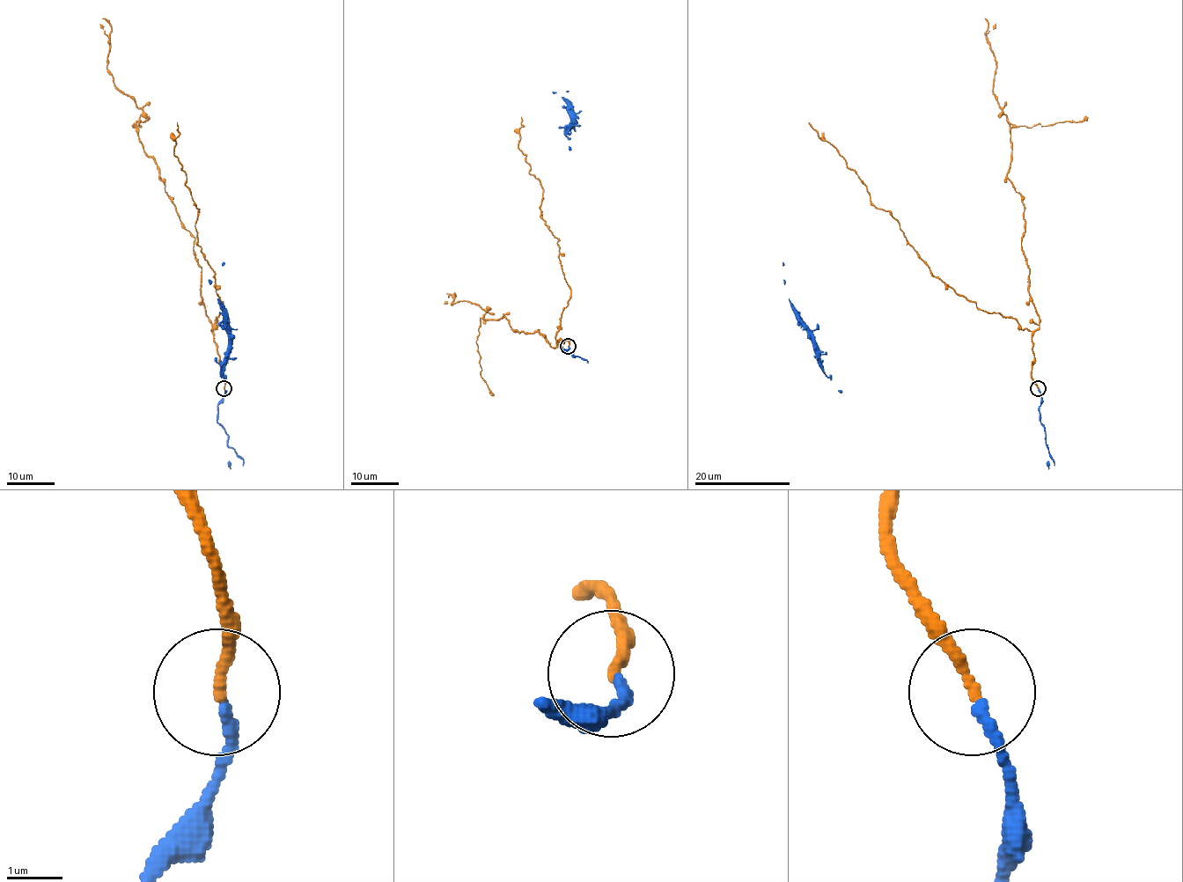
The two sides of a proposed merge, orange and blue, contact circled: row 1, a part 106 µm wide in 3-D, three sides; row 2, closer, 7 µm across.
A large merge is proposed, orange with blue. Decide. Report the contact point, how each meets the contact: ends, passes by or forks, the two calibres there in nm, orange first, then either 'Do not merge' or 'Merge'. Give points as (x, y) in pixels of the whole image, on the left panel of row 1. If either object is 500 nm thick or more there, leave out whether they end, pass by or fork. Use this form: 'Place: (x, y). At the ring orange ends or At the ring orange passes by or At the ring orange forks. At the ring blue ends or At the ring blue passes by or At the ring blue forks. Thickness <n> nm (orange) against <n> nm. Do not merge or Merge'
Place: (224, 388). At the ring orange ends. At the ring blue ends. Thickness 200 nm (orange) against 180 nm. Merge

